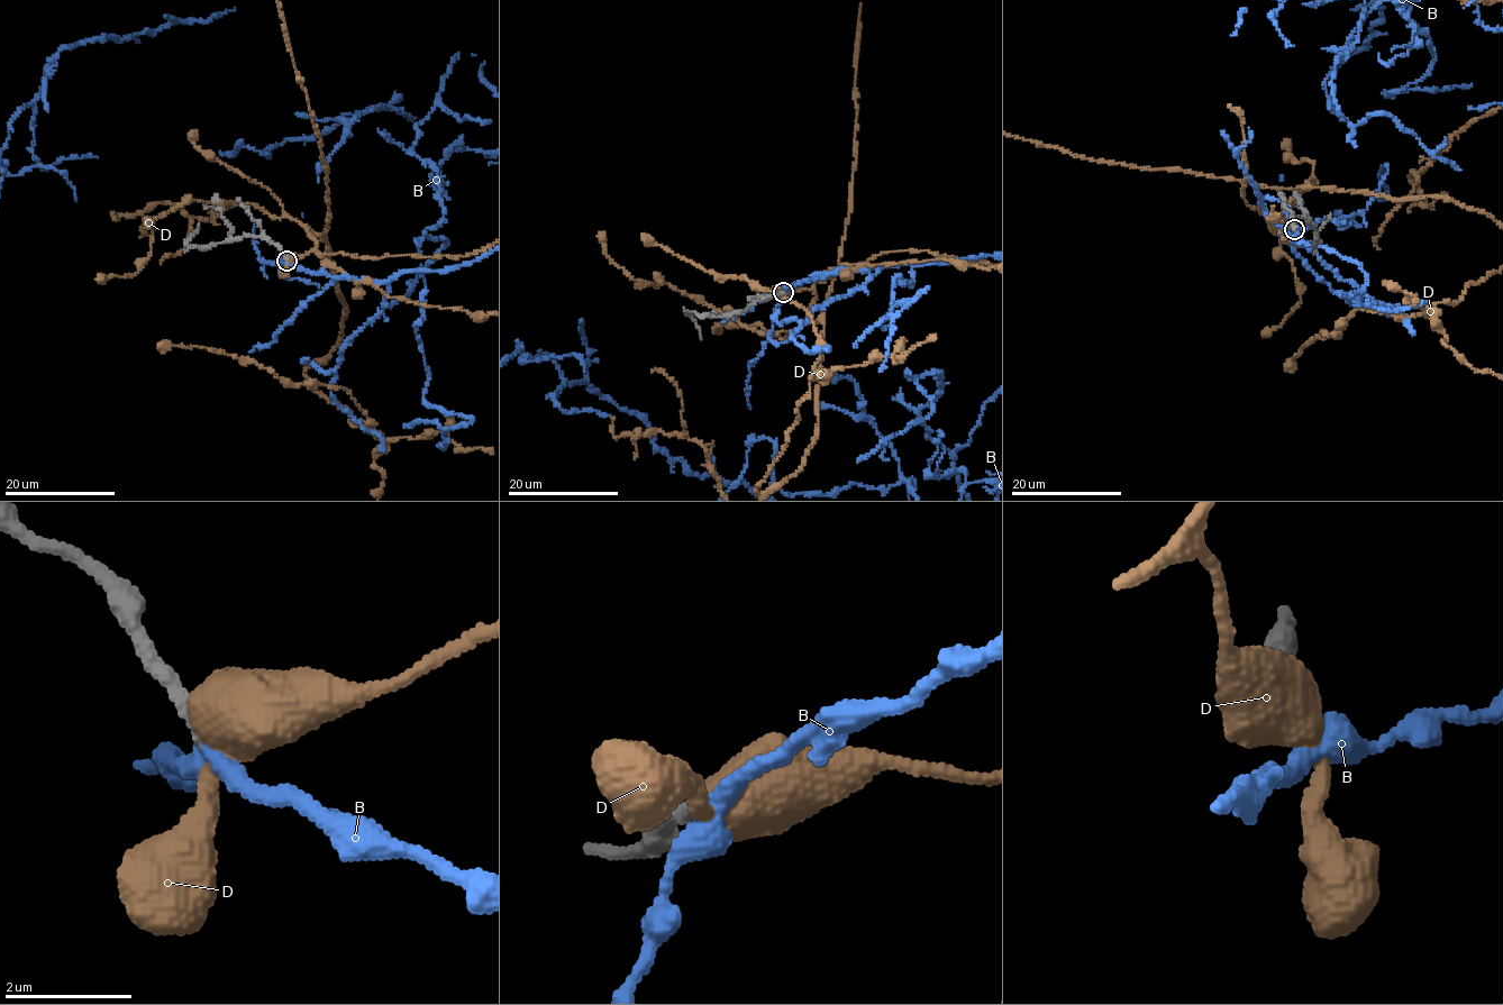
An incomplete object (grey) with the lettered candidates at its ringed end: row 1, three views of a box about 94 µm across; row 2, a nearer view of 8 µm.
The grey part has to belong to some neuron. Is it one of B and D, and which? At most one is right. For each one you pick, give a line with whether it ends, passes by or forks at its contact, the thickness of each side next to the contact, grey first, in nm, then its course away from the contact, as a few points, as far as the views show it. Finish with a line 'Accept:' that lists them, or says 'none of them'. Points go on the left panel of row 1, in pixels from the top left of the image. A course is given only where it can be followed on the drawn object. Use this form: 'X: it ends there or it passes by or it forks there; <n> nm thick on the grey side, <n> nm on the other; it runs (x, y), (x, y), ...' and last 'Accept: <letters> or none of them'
B: it passes by; 200 nm thick on the grey side, 220 nm on the other
Accept: B

